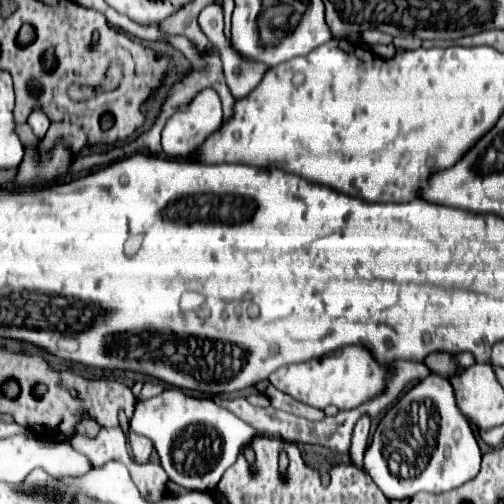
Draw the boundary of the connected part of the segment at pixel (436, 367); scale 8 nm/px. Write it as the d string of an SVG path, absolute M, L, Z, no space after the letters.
M431 352L423 362L431 372L435 372L443 378L451 378L459 368L457 358L453 354L447 354L447 352Z

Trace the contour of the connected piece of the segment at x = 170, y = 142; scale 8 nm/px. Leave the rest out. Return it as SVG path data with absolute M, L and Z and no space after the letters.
M203 90L187 108L181 108L163 130L163 152L171 158L187 158L211 132L223 124L221 100L215 90Z

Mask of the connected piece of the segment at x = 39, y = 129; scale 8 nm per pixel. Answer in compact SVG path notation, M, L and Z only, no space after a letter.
M33 110L33 112L31 112L31 116L29 116L29 126L33 128L33 134L35 134L39 140L45 138L45 132L47 132L49 124L51 124L51 122L47 120L47 116L45 116L41 110Z

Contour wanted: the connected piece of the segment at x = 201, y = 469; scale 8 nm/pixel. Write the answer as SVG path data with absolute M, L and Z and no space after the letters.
M169 388L155 398L139 402L129 428L155 444L169 480L187 490L201 492L213 492L223 472L237 460L241 446L257 436L251 426L211 398L195 398L177 388Z

